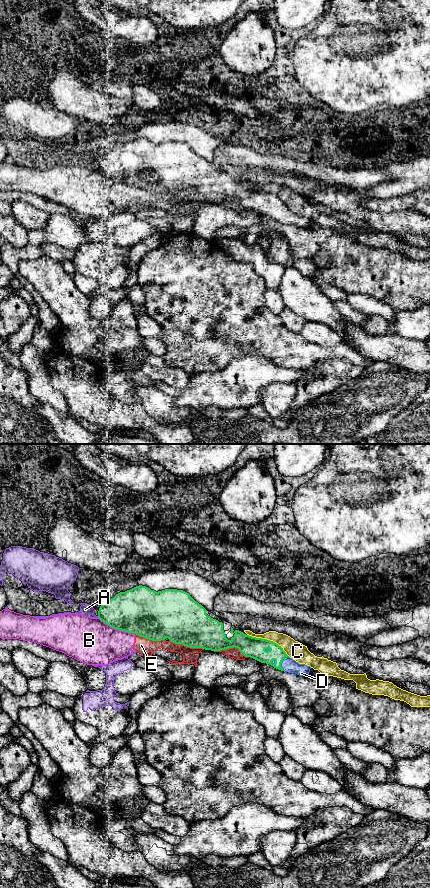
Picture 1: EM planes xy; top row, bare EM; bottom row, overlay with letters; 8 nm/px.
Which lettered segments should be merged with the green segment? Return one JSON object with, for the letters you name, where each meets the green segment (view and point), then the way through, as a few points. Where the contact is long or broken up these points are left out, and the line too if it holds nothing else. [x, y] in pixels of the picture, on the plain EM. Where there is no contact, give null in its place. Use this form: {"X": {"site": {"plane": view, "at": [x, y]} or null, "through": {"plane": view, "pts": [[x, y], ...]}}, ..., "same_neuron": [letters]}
{"D": {"site": {"plane": "xy", "at": [281, 214]}, "through": {"plane": "xy", "pts": [[254, 199], [270, 204], [281, 214], [289, 217]]}}, "same_neuron": ["D"]}

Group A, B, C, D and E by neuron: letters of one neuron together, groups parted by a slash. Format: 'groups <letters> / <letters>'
groups A / B E / C / D

